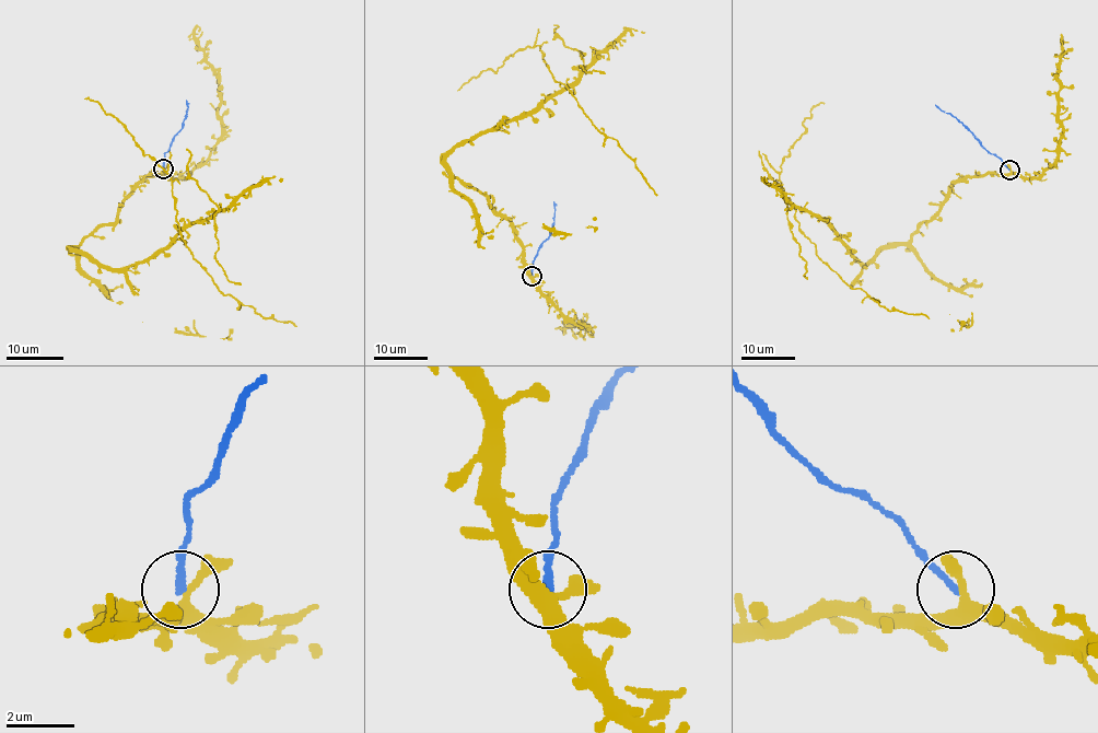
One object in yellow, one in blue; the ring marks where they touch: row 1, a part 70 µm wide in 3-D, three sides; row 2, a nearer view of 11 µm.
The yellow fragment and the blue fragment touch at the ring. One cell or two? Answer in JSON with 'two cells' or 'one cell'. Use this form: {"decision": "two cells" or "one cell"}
{"decision": "two cells"}

